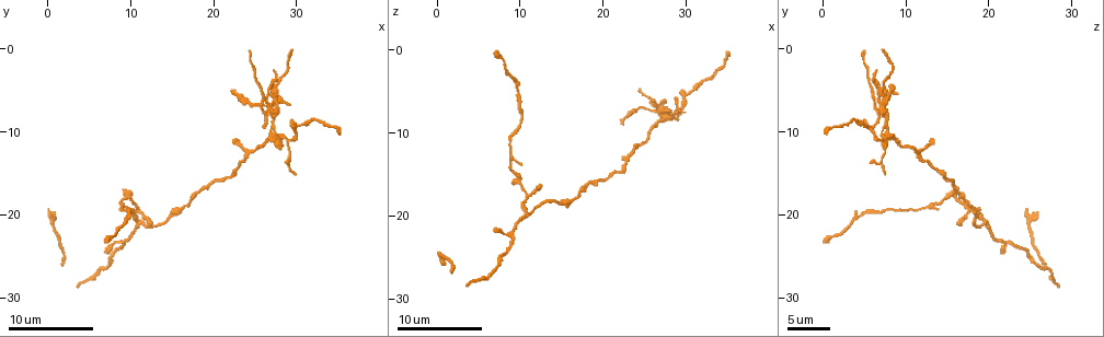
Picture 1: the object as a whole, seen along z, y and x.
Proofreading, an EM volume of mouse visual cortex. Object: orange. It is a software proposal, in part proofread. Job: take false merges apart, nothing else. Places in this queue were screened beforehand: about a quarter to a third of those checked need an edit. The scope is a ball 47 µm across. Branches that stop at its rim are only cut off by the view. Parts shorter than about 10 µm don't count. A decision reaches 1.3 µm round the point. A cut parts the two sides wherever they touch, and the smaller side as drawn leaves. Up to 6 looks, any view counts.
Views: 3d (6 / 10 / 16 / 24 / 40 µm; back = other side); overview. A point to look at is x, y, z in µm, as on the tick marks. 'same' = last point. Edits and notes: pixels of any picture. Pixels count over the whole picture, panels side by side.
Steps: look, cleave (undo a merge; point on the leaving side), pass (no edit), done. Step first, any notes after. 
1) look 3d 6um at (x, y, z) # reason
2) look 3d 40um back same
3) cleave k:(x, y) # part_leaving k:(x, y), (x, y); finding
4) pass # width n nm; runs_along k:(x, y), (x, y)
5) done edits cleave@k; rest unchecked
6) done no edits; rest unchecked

look 3d 10um at (10.8, 20.8, 19.6) # three arms meet

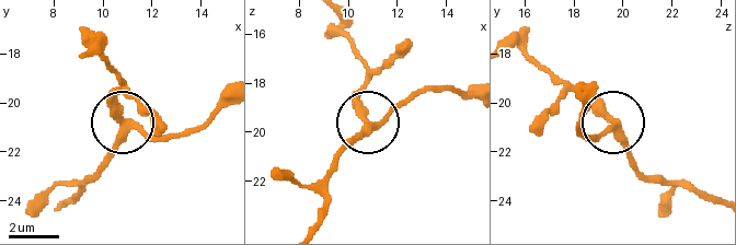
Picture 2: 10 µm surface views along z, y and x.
pass # arms 3; runs_along 2:(581, 92), (581, 136), (600, 133), (612, 124), (571, 82); one neuron here

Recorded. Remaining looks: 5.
look 3d 10um at (9.6, 18.2, 16.0) # three-way junction

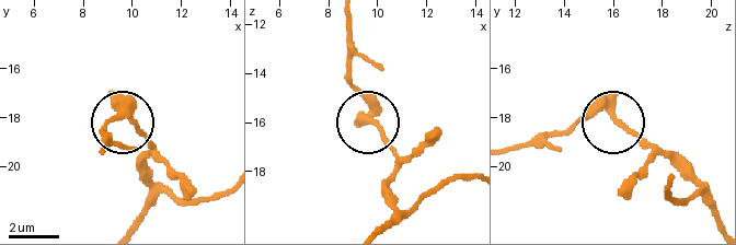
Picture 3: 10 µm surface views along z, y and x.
look 3d 6um at (10.0, 17.9, 16.0) # zoom in

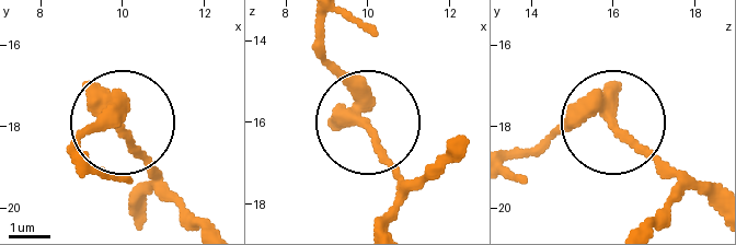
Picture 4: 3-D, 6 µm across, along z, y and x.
pass # arms 3; continuous, no second neuron

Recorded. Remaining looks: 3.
look 3d 10um at (22.6, 14.2, 13.4) # sudden change in width

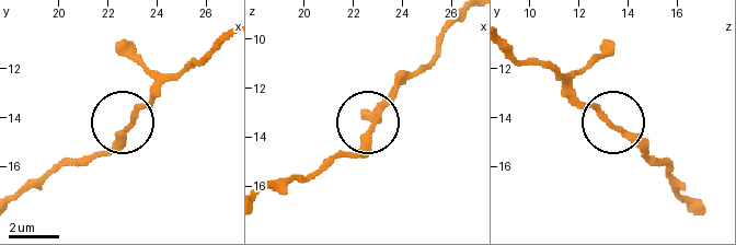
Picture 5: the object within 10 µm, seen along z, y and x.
look 3d 10um back at (22.9, 14.4, 13.5)

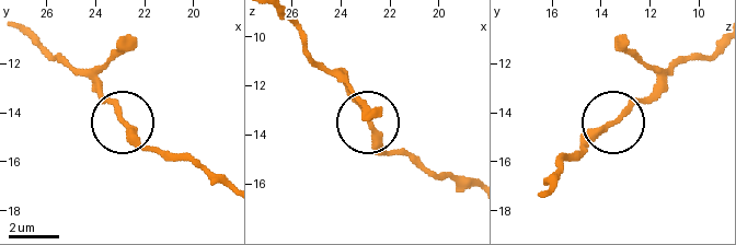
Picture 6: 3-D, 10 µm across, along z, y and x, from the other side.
pass # runs_along 6:(226, 184), (138, 142), (118, 111), (83, 76); all the same neuron

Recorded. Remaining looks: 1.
done no edits; rest unchecked

